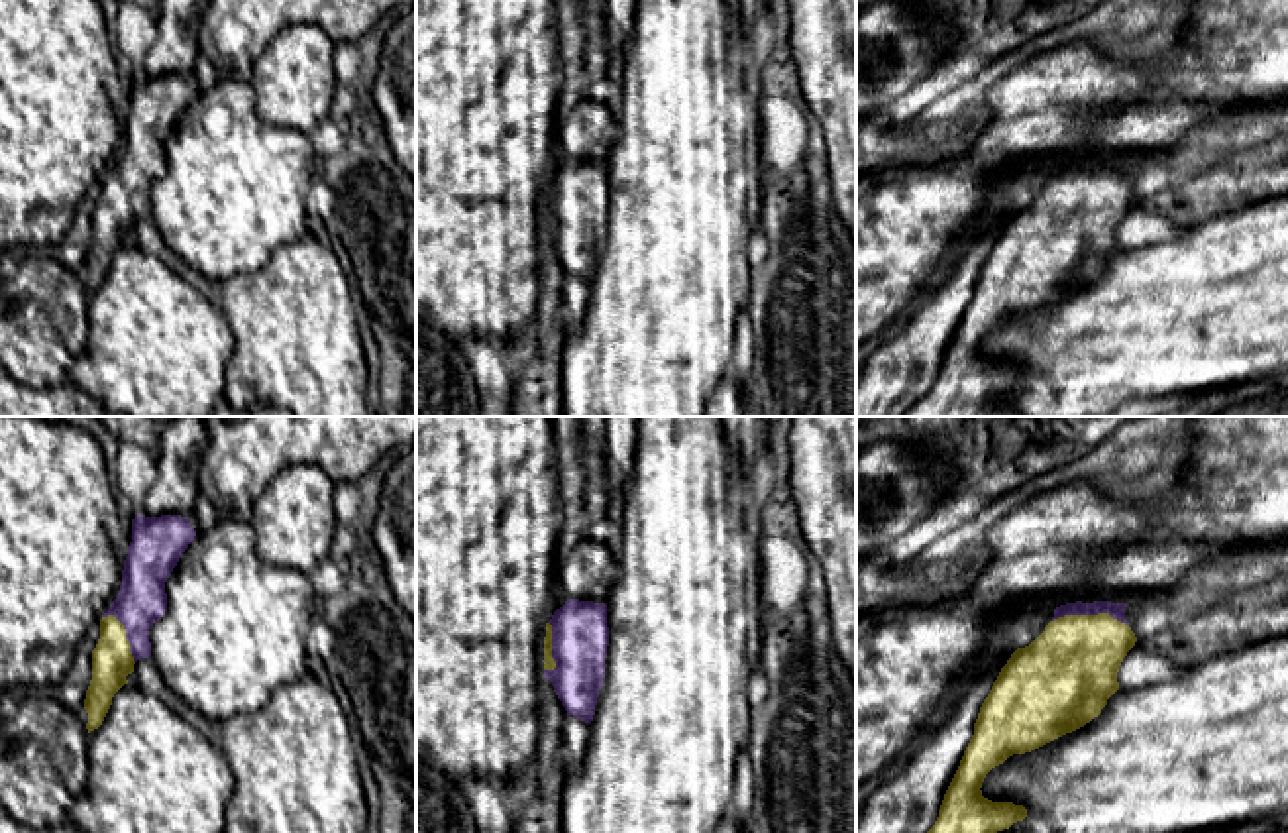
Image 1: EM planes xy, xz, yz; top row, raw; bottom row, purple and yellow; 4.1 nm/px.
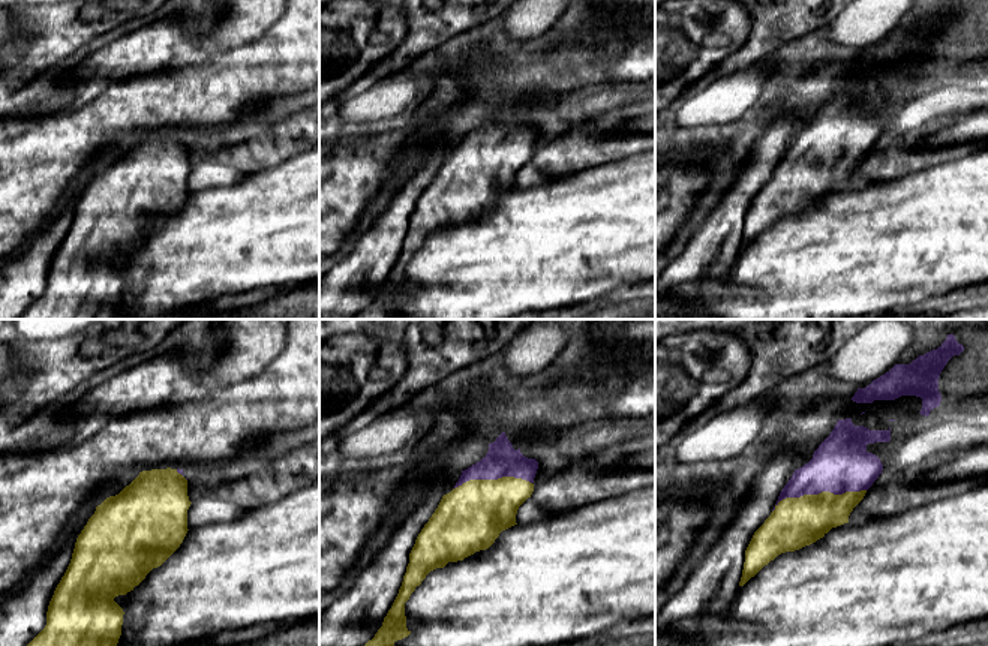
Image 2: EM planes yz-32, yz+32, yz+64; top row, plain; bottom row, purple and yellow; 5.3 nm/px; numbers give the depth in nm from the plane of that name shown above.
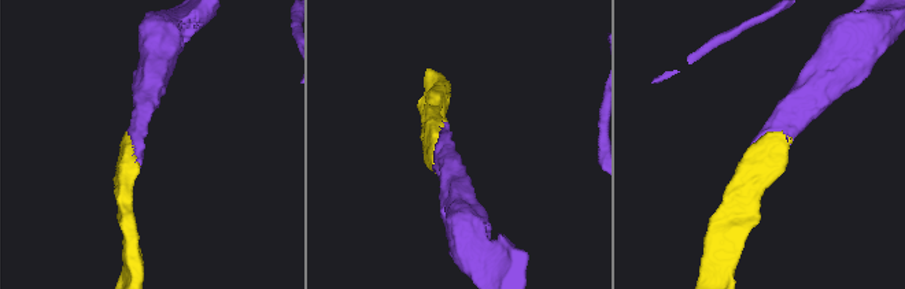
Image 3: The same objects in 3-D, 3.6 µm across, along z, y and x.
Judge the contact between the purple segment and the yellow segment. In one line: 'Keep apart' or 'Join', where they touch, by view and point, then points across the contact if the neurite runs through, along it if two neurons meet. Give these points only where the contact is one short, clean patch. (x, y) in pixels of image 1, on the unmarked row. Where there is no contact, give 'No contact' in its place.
Join. Touches purple at yz (1090, 173)

